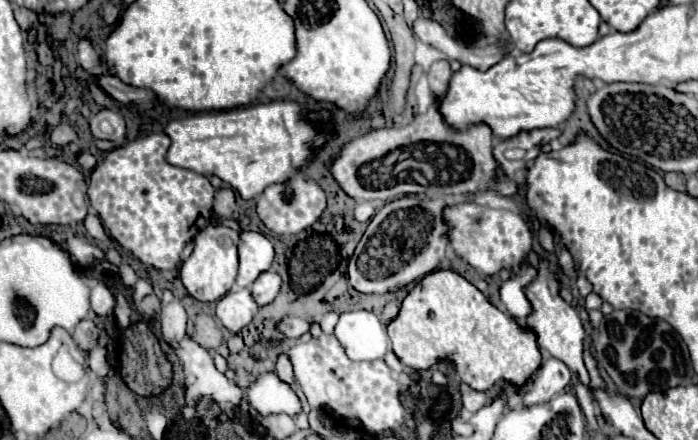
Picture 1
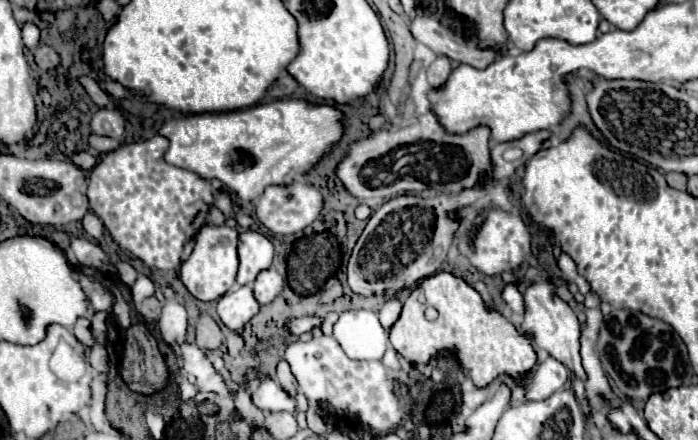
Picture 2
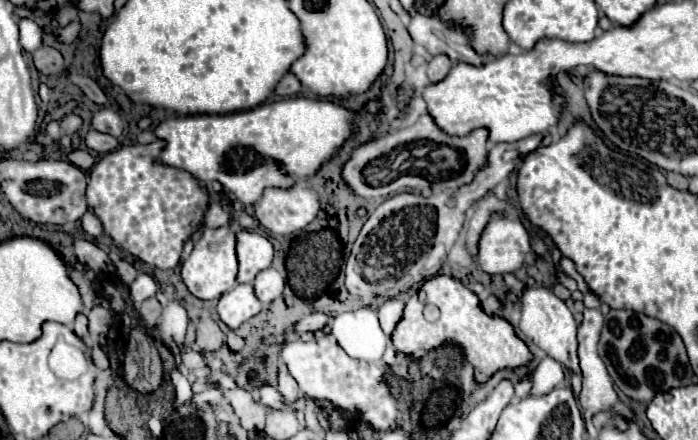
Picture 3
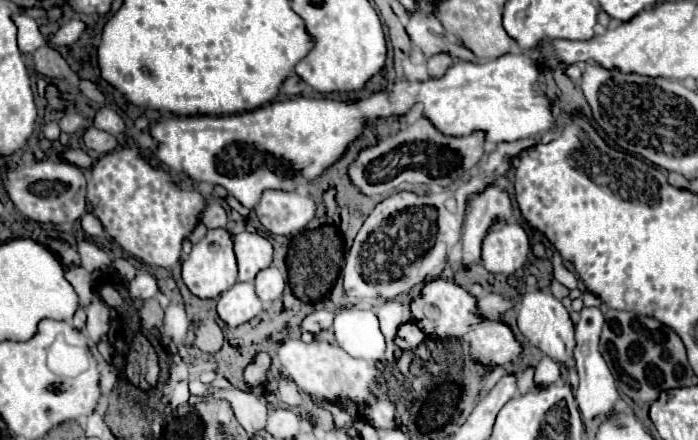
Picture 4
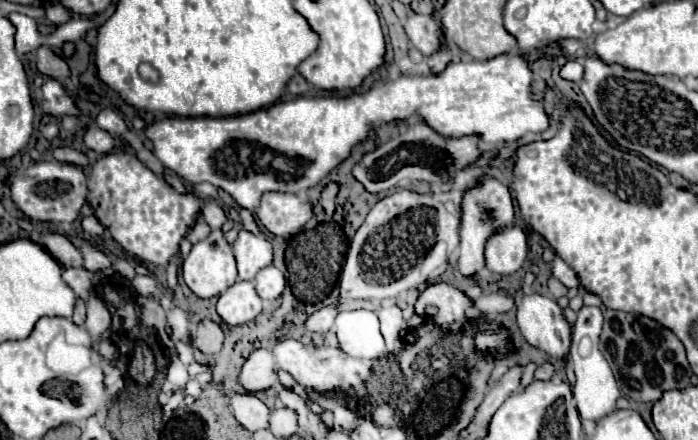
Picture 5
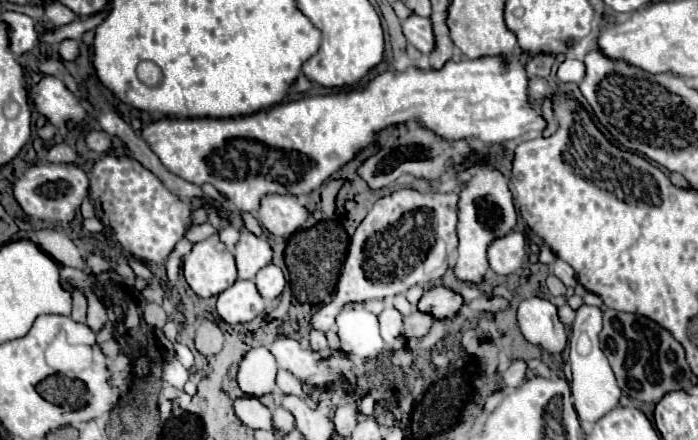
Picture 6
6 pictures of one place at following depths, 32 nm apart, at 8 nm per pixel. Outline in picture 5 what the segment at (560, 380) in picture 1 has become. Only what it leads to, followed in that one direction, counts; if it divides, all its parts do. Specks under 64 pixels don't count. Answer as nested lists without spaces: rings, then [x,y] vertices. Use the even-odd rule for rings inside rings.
[[[544,360],[542,364],[538,364],[536,374],[534,374],[536,380],[552,380],[554,376],[556,376],[556,368],[554,368],[554,364],[548,362],[548,360]]]

